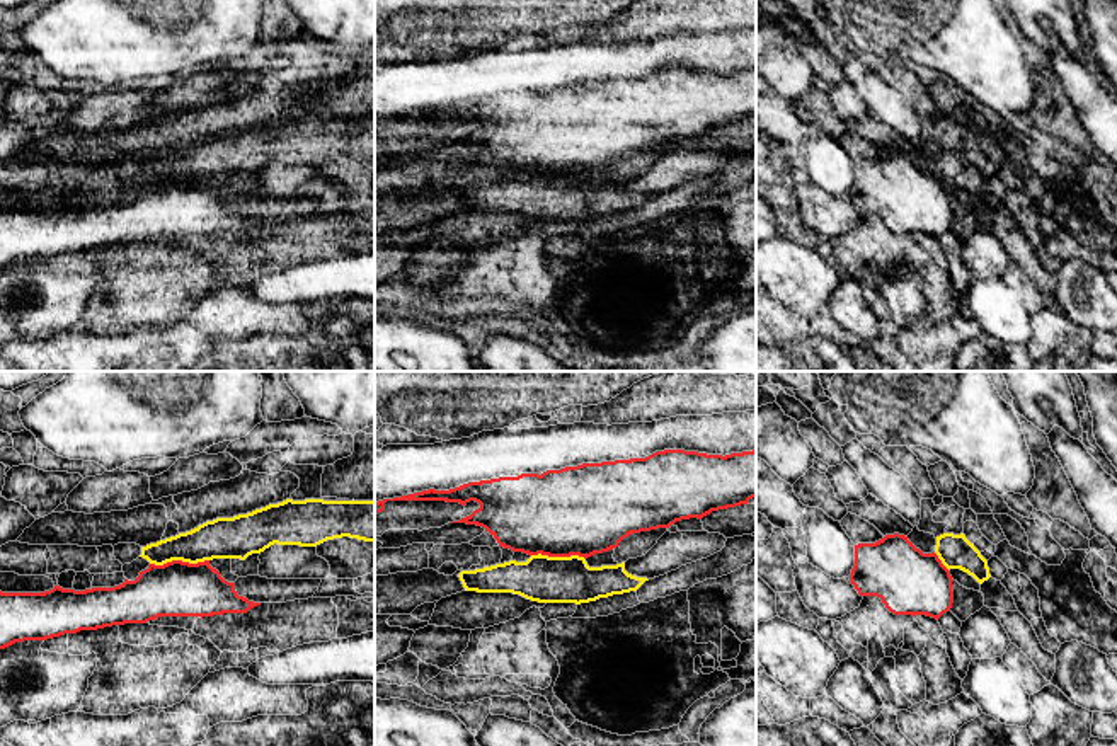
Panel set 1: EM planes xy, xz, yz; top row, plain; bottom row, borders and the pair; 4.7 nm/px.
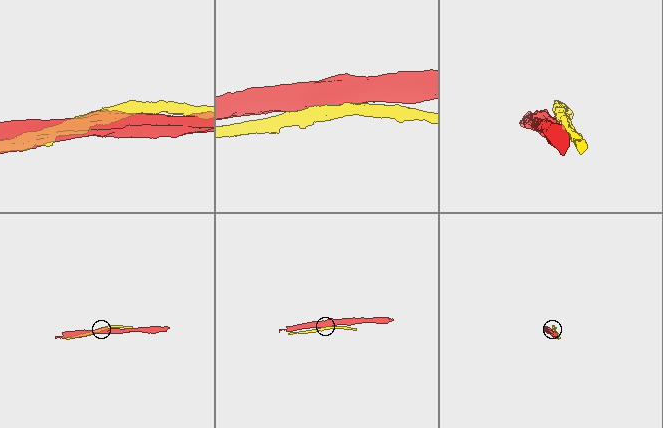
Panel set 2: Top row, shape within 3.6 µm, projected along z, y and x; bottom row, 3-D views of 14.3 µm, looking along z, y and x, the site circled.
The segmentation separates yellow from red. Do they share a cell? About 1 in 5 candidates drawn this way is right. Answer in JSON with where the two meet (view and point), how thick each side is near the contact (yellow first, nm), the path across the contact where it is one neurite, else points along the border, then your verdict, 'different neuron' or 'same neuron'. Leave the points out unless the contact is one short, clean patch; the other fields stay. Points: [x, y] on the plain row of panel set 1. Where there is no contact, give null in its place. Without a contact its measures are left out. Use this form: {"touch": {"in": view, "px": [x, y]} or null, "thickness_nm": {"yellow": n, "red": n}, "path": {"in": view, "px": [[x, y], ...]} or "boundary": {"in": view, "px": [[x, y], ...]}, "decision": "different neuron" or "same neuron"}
{"touch": {"in": "xy", "px": [179, 177]}, "thickness_nm": {"yellow": 190, "red": 260}, "decision": "different neuron"}

